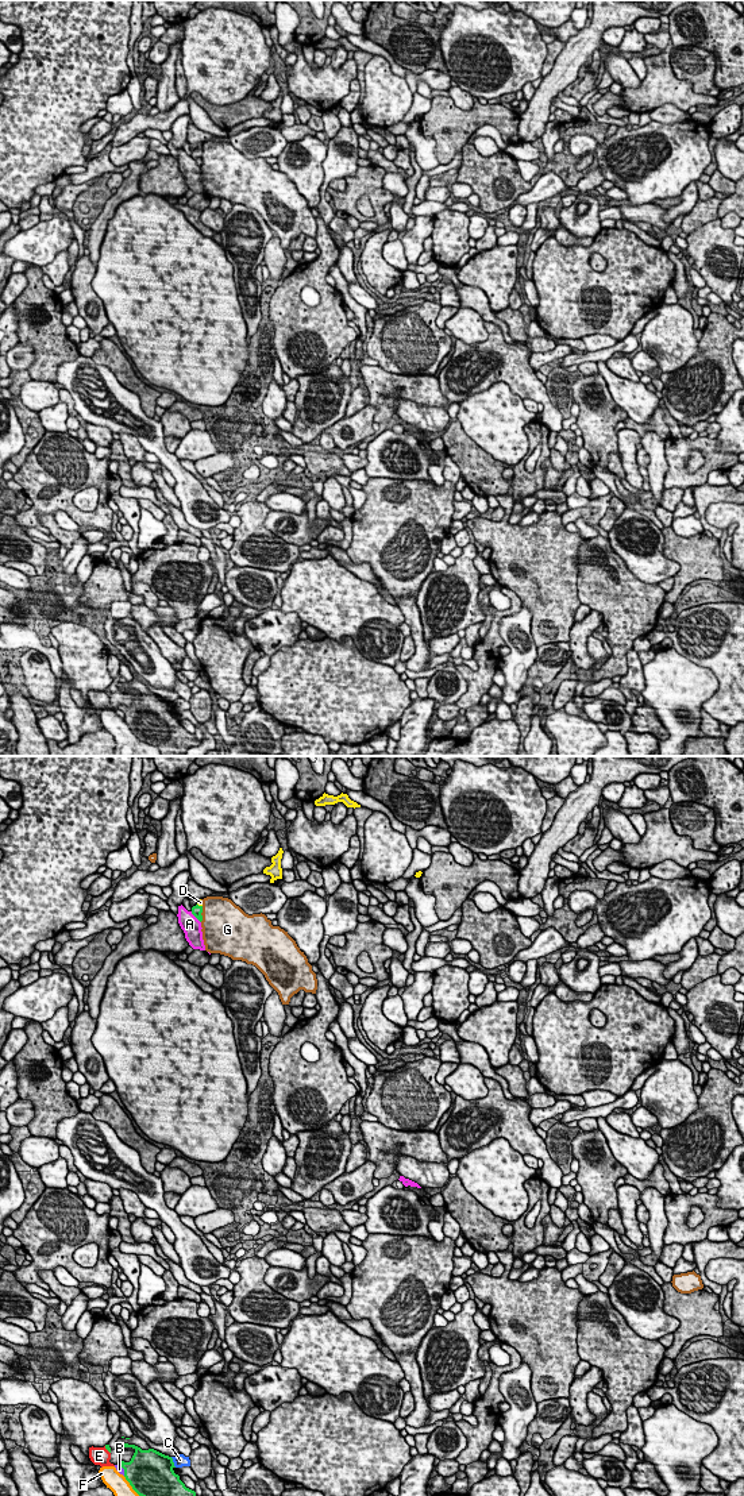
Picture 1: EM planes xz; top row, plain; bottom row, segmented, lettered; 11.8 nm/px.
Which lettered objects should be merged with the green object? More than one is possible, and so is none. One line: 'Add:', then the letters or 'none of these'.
Add: D

